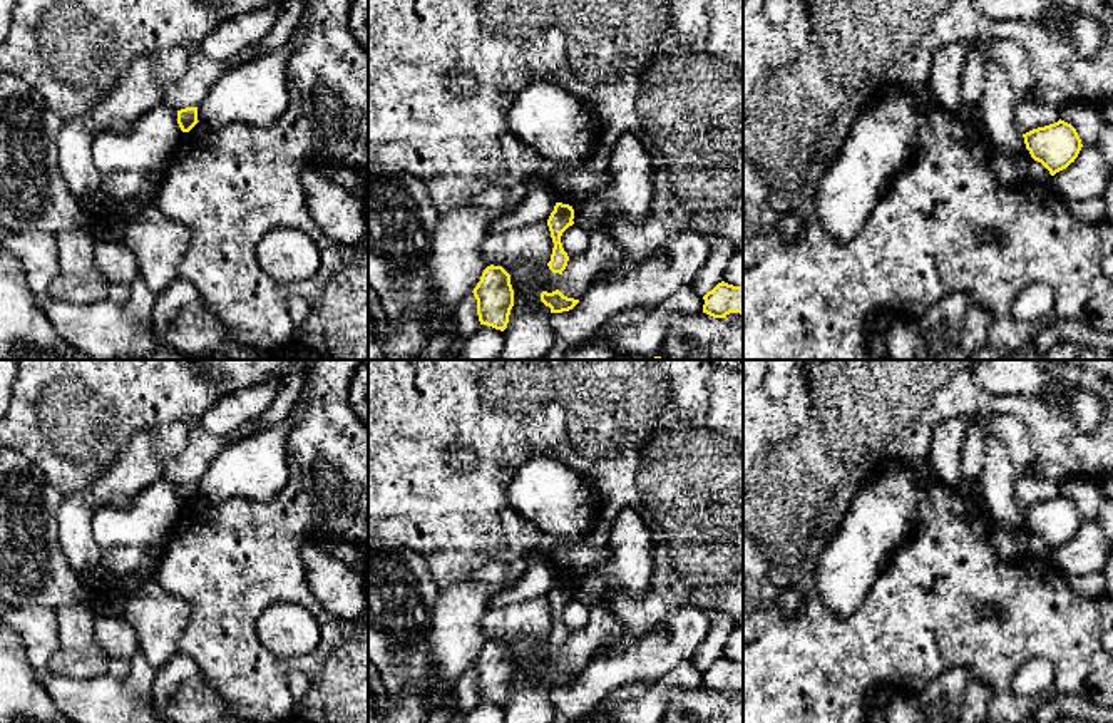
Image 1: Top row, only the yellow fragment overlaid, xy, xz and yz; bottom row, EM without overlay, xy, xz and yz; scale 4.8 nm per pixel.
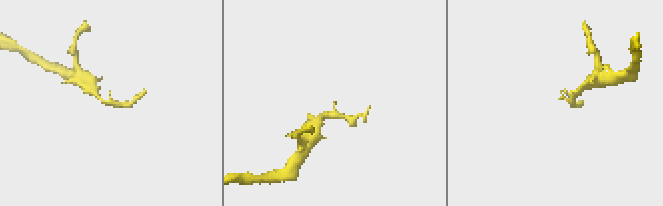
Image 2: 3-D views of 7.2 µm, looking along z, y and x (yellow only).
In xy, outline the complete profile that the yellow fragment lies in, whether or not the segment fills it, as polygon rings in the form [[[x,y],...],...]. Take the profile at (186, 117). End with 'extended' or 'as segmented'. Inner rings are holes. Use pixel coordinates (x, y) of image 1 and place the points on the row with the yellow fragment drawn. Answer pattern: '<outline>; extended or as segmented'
[[[186,107],[177,110],[177,124],[182,132],[189,132],[197,122],[197,107]]]; as segmented

